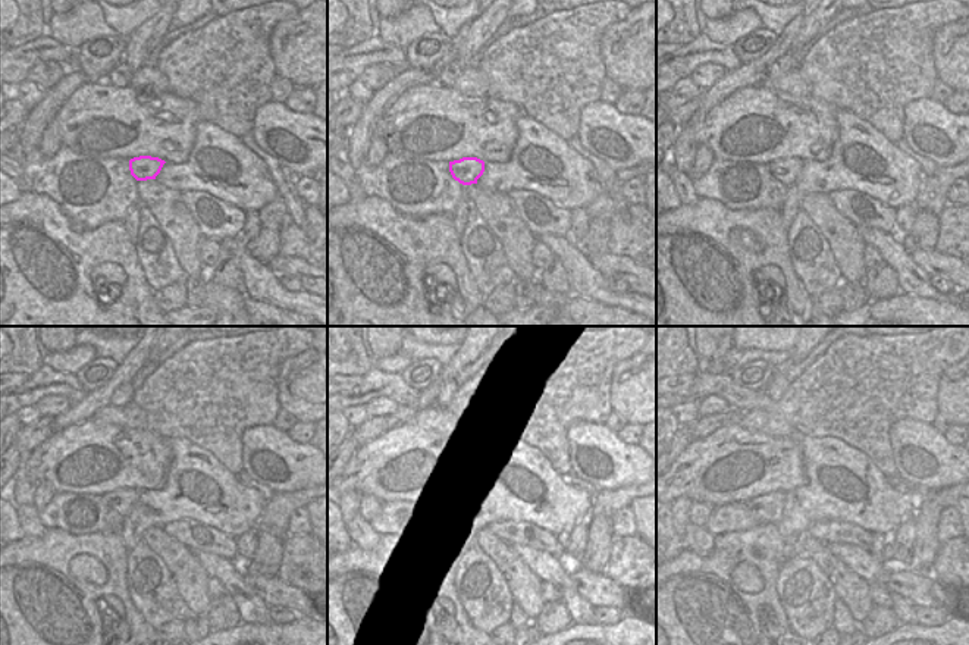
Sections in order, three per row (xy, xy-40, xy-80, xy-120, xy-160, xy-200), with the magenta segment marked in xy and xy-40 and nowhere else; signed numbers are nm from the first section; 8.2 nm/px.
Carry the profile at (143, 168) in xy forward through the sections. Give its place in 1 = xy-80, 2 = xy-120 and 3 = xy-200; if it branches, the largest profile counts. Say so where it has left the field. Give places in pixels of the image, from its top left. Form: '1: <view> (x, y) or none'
1: xy-80 (786, 171)
2: xy-120 (121, 501)
3: xy-200 (767, 509)

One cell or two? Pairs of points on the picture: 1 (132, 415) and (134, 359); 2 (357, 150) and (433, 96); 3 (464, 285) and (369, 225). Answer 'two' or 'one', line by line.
1: two
2: two
3: one

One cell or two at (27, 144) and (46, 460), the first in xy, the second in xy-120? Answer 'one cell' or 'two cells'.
two cells

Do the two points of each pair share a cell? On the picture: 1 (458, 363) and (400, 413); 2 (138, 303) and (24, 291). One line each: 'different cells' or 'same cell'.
1: same cell
2: same cell

